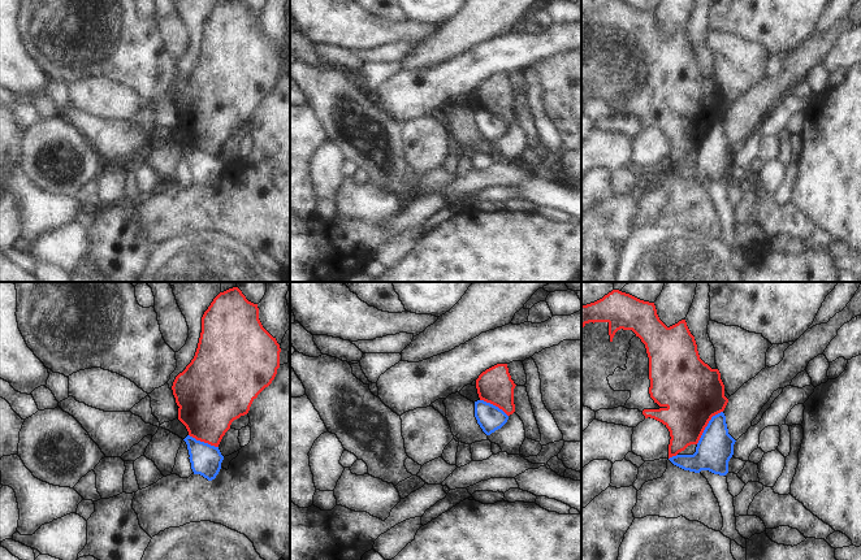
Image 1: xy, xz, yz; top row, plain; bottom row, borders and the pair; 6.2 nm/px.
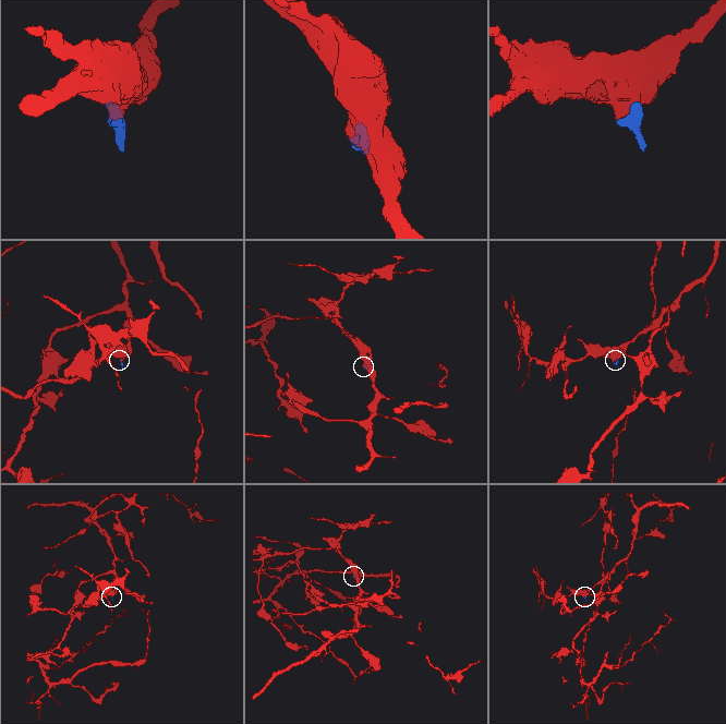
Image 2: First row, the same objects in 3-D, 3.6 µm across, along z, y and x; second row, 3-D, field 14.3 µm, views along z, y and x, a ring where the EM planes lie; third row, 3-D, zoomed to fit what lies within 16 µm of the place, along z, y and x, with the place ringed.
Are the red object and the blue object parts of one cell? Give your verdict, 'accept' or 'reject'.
reject

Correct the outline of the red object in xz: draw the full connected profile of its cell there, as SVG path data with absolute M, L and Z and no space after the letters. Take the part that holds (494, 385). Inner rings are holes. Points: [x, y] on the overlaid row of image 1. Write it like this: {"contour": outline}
{"contour": "M497 364L483 372L476 379L476 388L480 400L498 407L507 416L515 412L515 386L516 385L509 373L507 364Z"}

